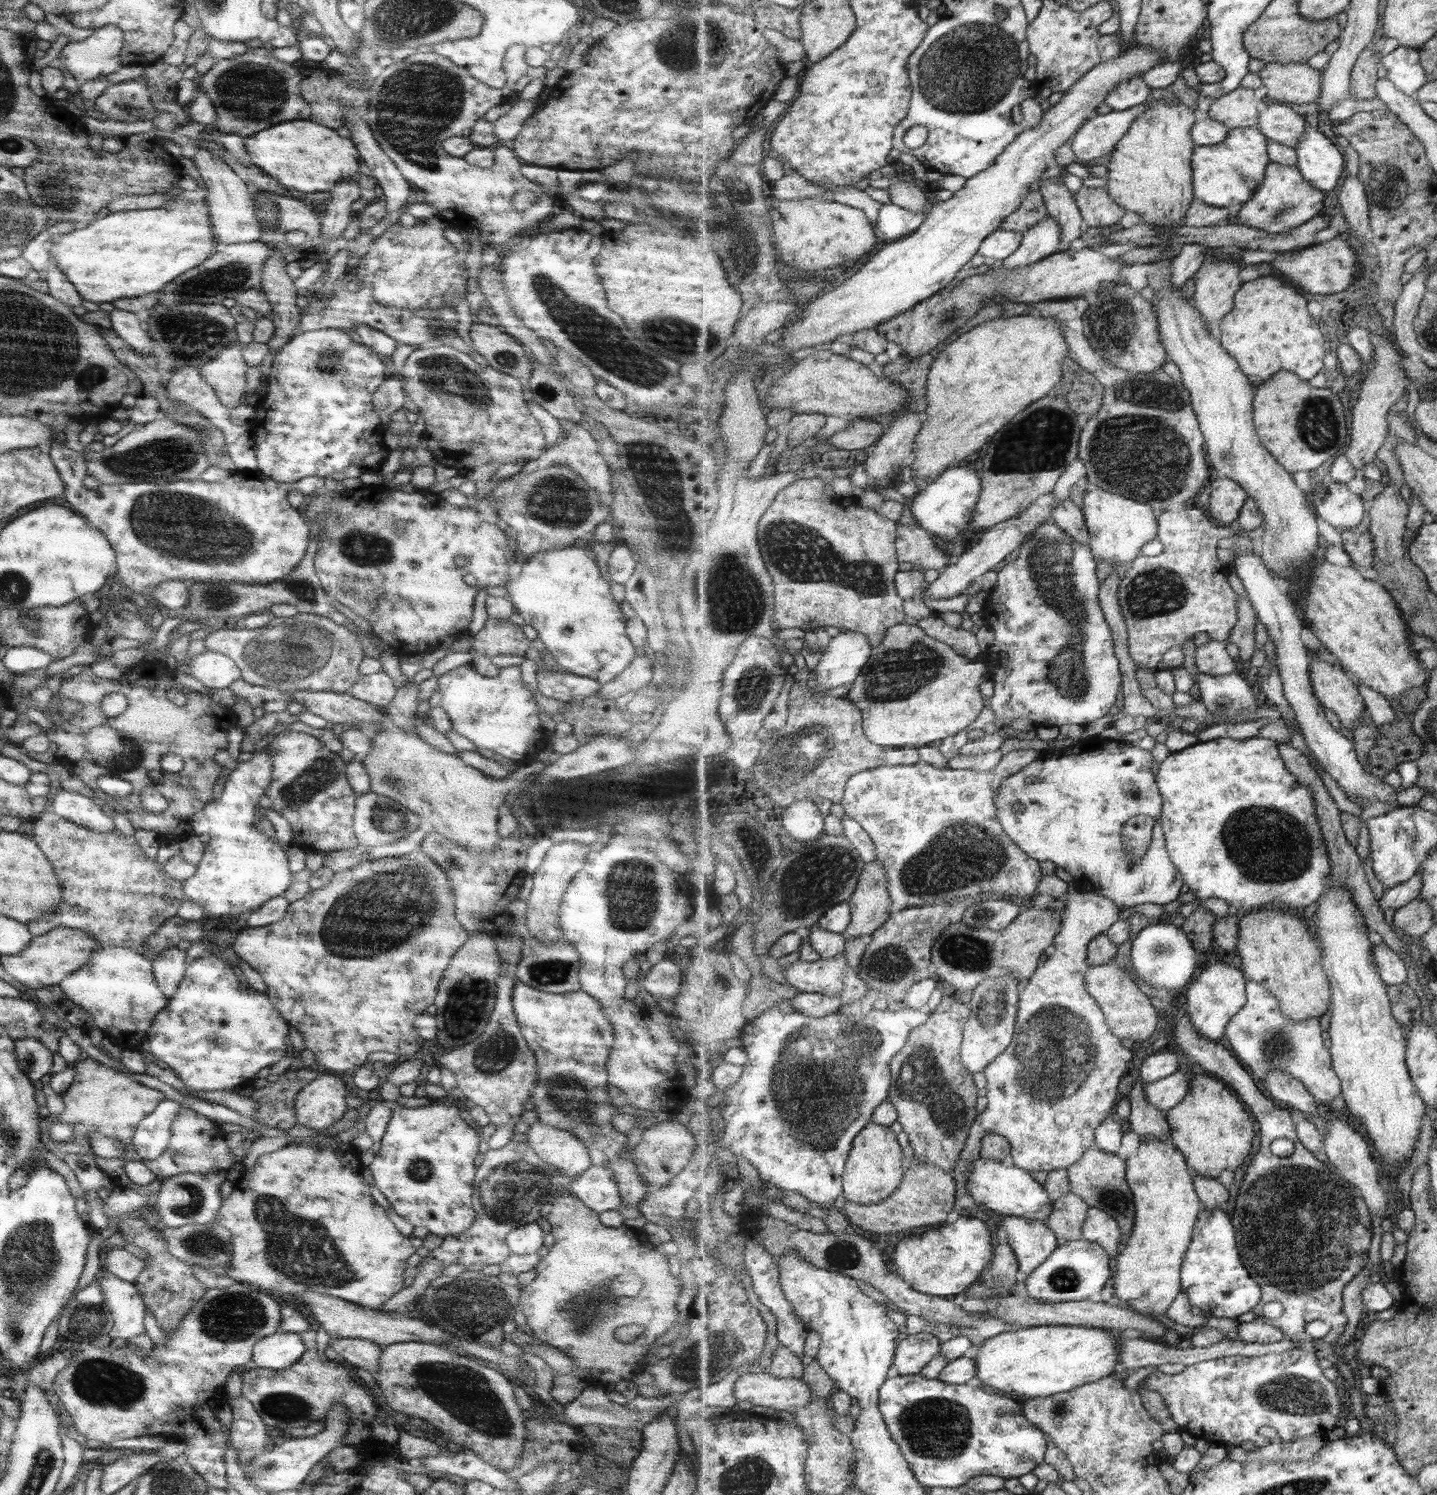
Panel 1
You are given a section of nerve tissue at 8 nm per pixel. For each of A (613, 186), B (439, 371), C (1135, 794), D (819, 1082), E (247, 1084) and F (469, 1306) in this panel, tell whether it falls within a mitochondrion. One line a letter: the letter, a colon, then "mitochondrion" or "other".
A: other
B: mitochondrion
C: other
D: mitochondrion
E: other
F: mitochondrion

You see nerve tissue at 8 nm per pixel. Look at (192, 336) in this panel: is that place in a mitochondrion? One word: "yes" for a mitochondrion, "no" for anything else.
yes

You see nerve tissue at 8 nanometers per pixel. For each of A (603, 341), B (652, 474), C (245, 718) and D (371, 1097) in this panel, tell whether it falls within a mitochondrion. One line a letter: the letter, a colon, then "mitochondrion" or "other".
A: mitochondrion
B: mitochondrion
C: other
D: other

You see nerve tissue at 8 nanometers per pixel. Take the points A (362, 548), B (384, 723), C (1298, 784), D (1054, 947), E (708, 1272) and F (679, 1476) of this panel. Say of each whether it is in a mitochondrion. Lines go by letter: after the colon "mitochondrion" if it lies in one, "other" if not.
A: mitochondrion
B: other
C: other
D: other
E: other
F: other

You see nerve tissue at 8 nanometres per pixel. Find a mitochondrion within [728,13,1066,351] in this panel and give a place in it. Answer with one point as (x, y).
(973, 67)

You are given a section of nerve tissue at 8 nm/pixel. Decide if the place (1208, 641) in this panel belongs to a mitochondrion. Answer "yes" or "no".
no

